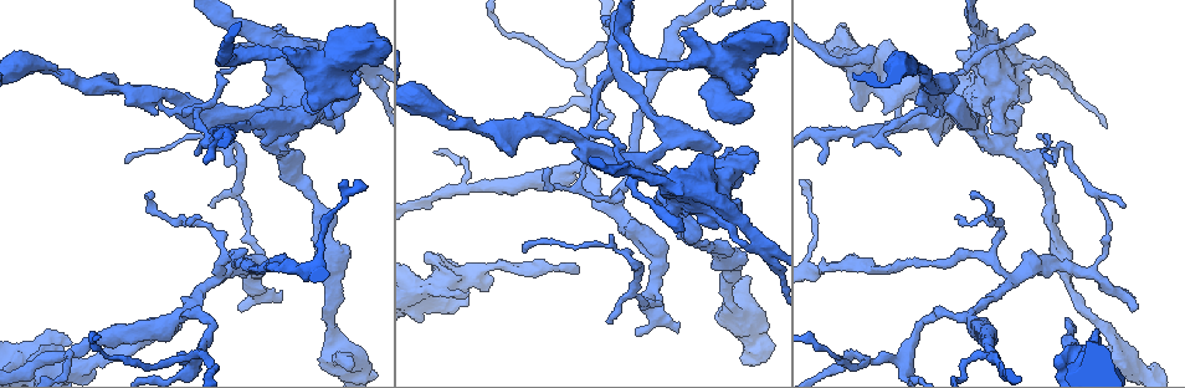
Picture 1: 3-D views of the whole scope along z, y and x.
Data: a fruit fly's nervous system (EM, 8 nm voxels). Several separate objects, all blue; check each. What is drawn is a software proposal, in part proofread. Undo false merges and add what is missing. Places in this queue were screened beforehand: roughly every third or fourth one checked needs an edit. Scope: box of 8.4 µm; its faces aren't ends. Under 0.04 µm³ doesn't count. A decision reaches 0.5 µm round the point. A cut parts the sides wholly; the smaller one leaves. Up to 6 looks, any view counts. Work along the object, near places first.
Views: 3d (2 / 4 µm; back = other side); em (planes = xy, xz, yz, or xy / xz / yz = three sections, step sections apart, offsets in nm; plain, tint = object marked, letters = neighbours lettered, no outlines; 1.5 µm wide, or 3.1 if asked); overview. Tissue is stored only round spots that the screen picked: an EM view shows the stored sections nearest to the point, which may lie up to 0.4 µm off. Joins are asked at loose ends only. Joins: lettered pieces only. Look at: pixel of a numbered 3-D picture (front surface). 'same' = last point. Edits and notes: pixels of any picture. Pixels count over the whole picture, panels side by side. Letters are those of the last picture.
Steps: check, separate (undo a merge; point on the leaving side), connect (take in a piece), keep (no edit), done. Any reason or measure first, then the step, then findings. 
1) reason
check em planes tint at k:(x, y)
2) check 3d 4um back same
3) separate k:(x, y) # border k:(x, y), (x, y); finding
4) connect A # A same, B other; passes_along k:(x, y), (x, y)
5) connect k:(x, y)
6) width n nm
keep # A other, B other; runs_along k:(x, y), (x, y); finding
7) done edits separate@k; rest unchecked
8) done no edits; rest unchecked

branch stops here
check em planes letters at 1:(678, 323)

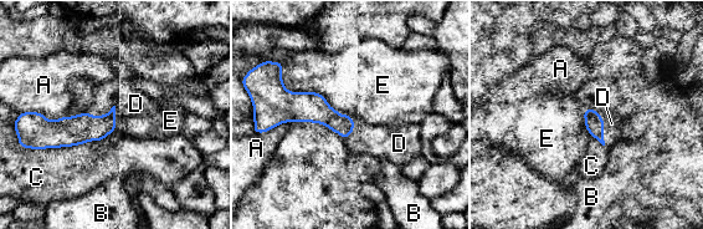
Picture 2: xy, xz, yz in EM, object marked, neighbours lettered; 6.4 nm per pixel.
connect D # A other, B other, C other, D same, E other; the neuron continues

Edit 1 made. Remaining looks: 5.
thick turns thin
check em yz step 4 tint at 1:(685, 64)

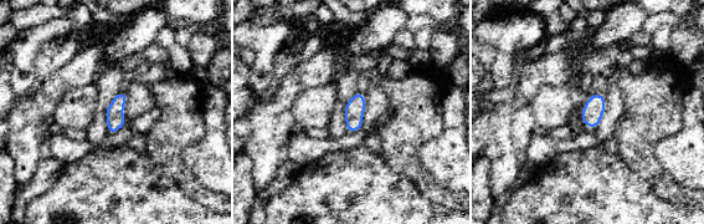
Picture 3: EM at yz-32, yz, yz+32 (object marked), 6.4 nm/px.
another direction
check em planes letters same

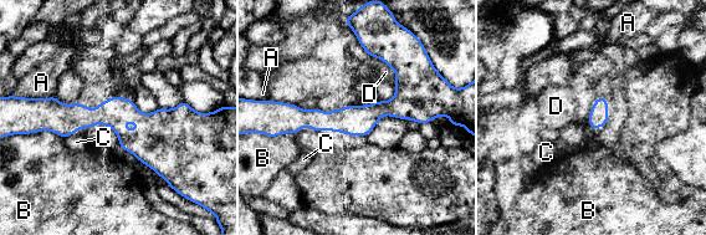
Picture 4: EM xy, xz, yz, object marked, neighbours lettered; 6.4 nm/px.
width 200 nm
keep # A other, B other, C other, D other; border 4:(75, 133), (64, 138); one neuron here

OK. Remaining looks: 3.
stops while still wide
check em planes letters at 1:(330, 116)

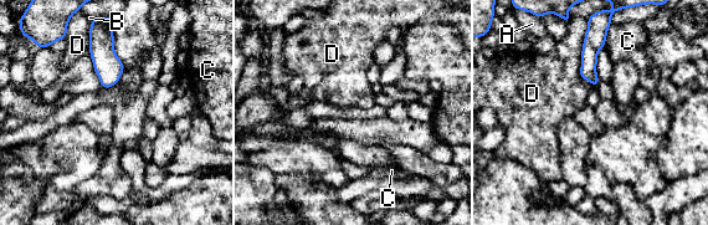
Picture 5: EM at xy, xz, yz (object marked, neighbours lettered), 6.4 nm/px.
keep # A other, B other, C other, D other; runs_along 5:(616, 8), (590, 47), (595, 81); none of them fits

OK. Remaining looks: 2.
done edits connect@2; rest unchecked

